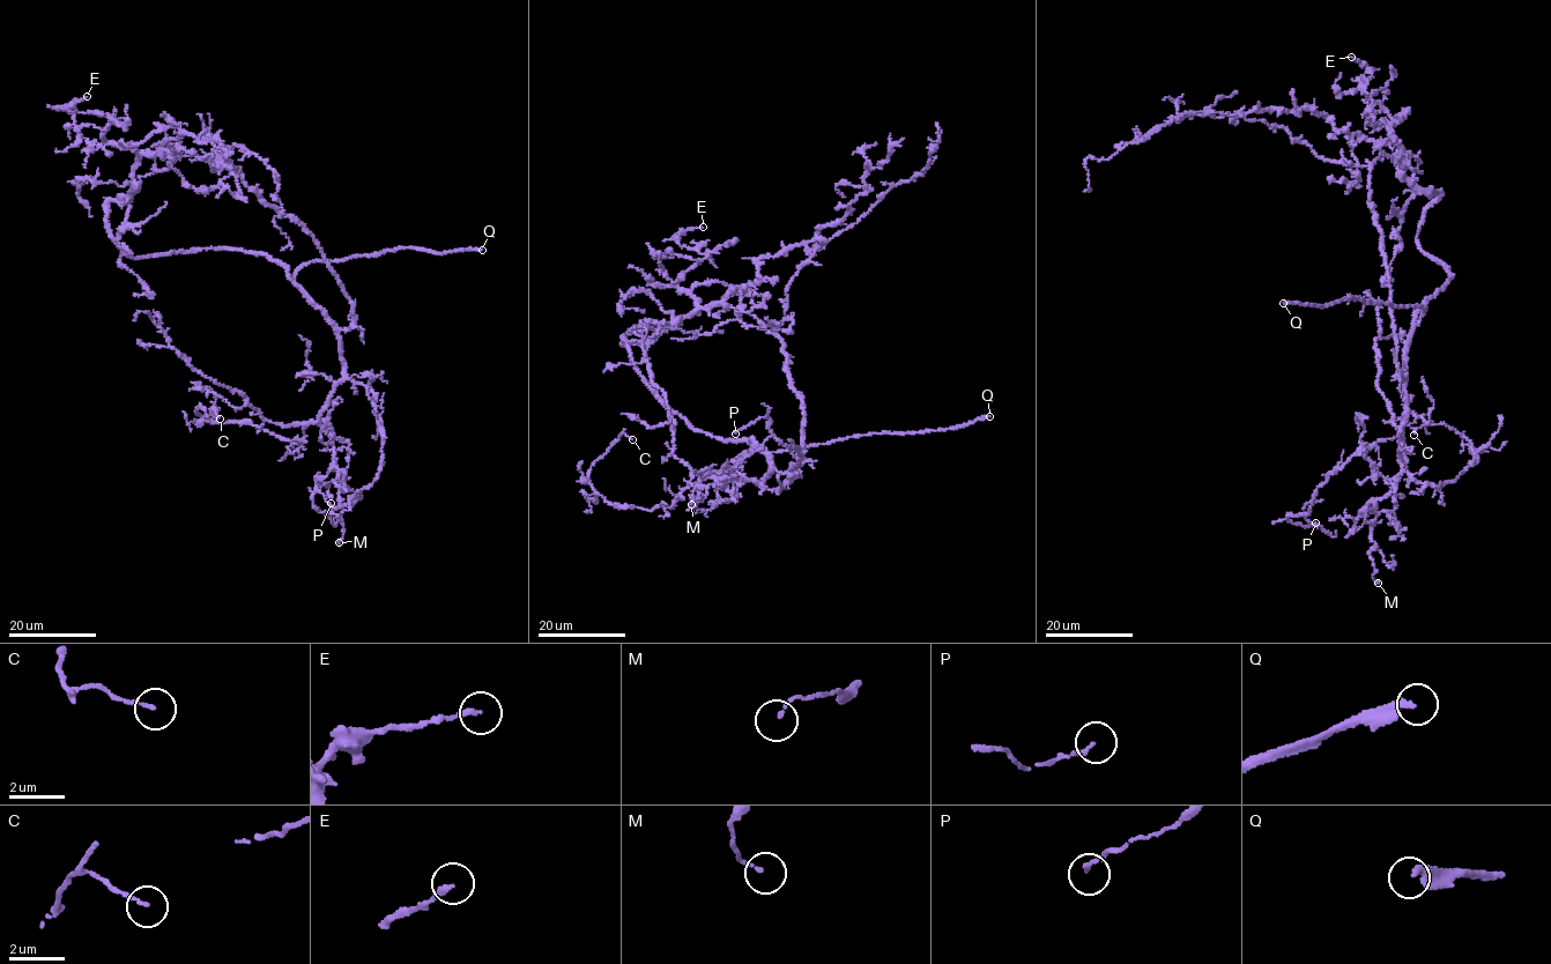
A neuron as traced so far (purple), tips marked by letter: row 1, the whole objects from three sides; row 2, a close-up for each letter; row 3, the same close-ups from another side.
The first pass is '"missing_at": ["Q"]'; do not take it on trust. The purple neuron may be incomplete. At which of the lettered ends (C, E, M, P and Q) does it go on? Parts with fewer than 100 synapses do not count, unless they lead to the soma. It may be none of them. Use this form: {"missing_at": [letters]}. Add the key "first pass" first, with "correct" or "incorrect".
{"first pass": "correct", "missing_at": ["Q"]}

